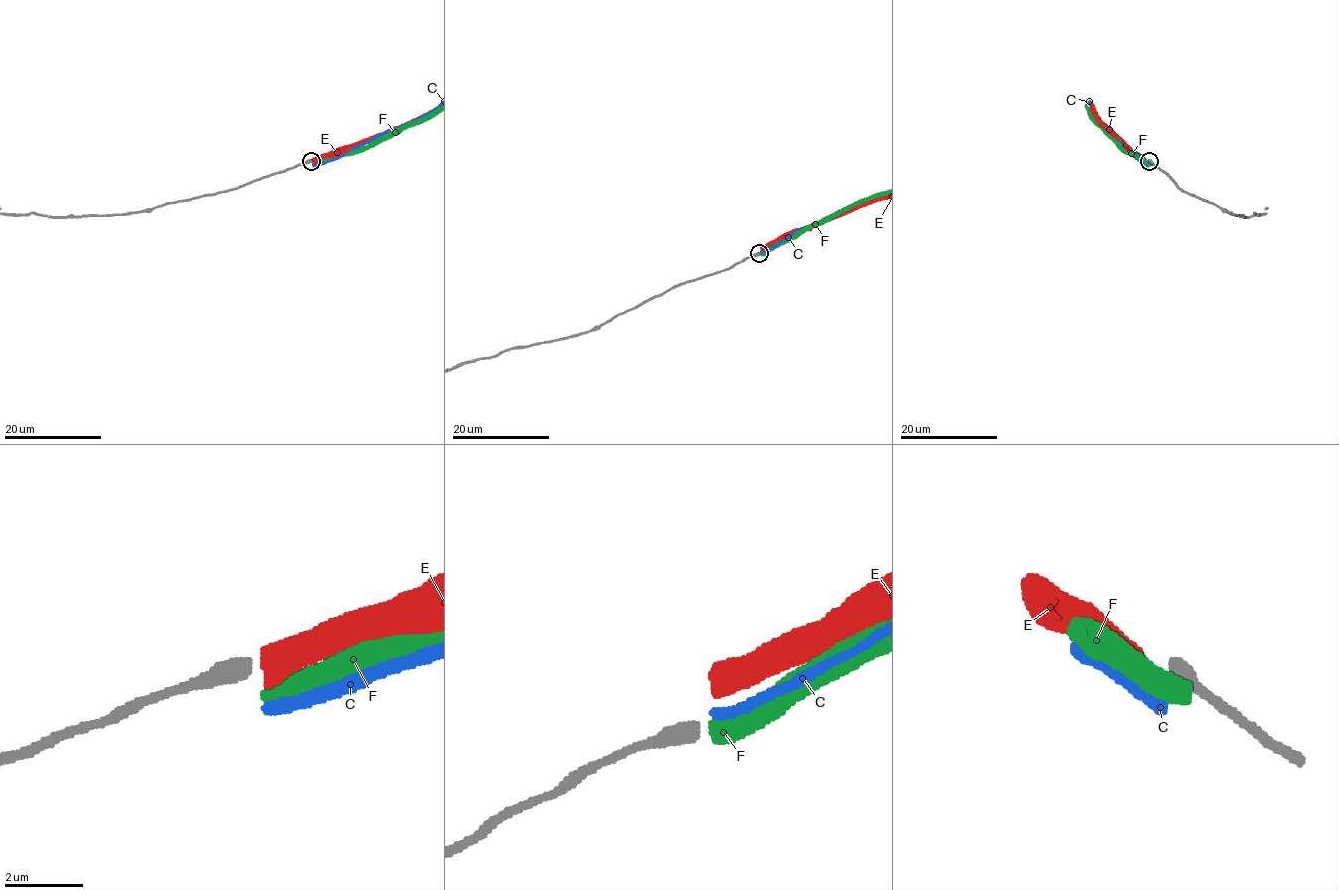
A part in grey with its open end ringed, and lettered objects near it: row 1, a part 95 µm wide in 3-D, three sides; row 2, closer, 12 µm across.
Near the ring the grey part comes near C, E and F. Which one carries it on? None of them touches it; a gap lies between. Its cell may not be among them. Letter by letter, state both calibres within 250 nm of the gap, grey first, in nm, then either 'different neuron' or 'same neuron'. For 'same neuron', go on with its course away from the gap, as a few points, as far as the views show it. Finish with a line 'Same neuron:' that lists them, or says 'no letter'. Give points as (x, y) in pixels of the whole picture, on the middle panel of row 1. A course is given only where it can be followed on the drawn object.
C: calibres 480 and 320 nm; different neuron
E: calibres 480 and 600 nm; different neuron
F: calibres 480 and 650 nm; different neuron
Same neuron: no letter

